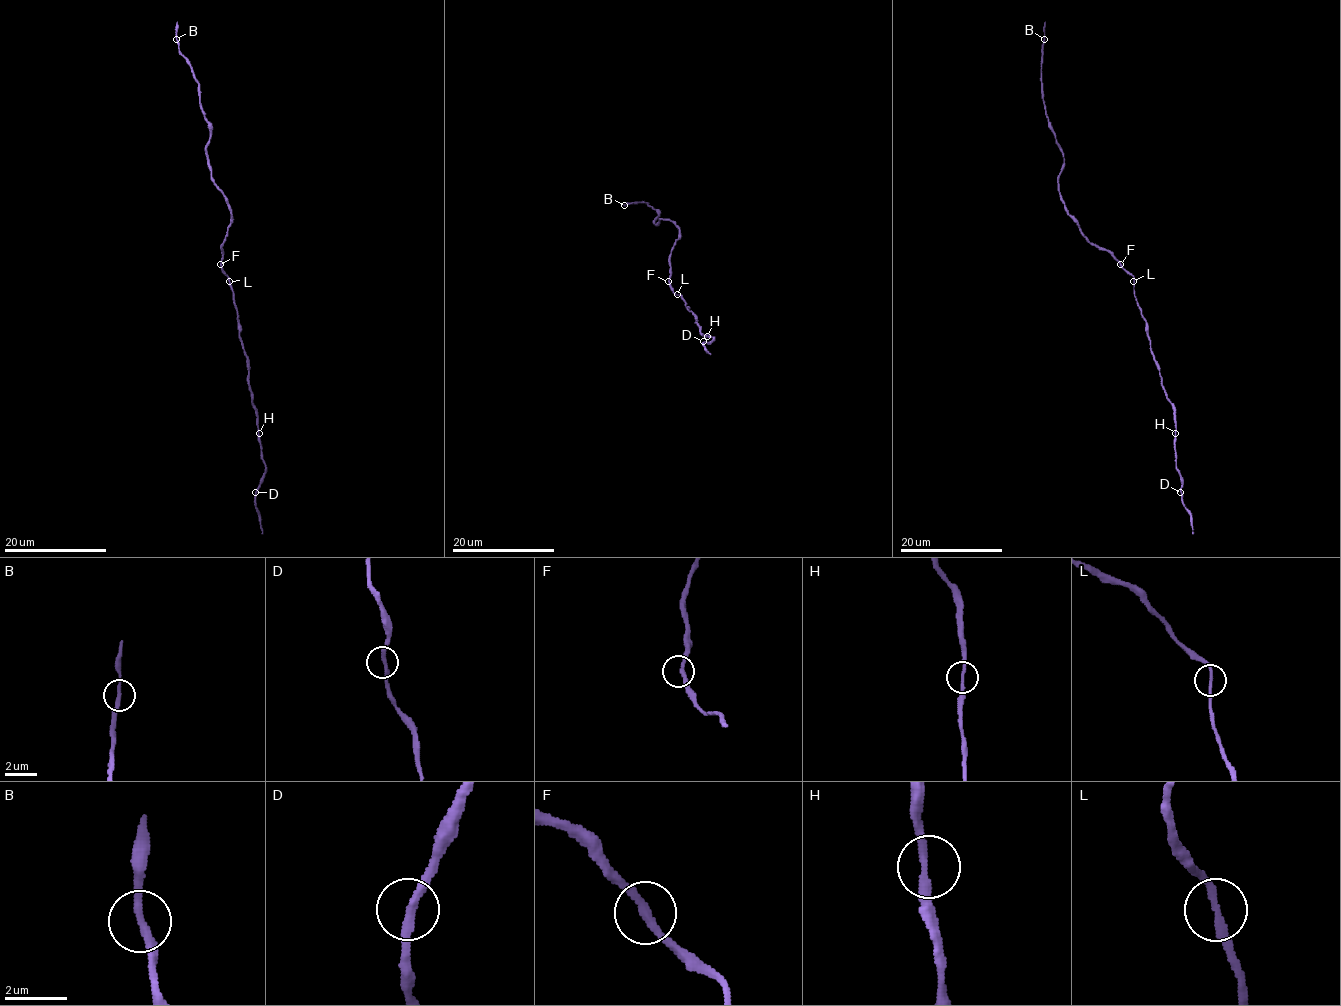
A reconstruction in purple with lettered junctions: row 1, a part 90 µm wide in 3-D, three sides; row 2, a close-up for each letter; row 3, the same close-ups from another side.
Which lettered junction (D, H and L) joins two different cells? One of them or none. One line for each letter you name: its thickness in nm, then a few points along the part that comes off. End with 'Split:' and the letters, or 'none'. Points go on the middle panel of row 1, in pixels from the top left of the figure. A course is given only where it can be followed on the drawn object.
Split: none

